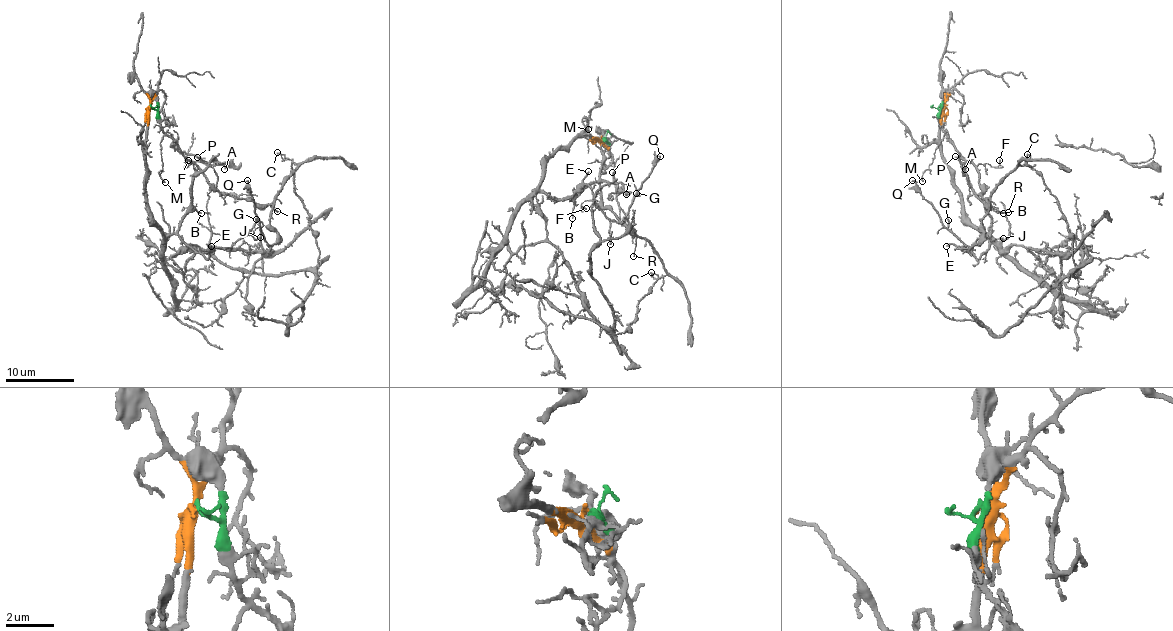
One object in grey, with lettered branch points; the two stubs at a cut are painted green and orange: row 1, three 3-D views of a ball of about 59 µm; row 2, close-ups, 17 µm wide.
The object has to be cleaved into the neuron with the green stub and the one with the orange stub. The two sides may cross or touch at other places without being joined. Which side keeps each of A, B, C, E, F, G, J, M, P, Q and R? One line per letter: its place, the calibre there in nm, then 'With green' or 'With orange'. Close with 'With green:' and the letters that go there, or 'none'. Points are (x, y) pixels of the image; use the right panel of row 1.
A: Place: (965, 169). Thickness 120 nm. With orange
B: Place: (1003, 213). Thickness 110 nm. With orange
C: Place: (1027, 154). Thickness 120 nm. With green
E: Place: (946, 246). Thickness 160 nm. With orange
F: Place: (999, 160). Thickness 150 nm. With green
G: Place: (948, 220). Thickness 110 nm. With green
J: Place: (1003, 238). Thickness 130 nm. With orange
M: Place: (922, 181). Thickness 110 nm. With green
P: Place: (955, 156). Thickness 110 nm. With orange
Q: Place: (912, 180). Thickness 170 nm. With green
R: Place: (1008, 212). Thickness 100 nm. With green
With green: C, F, G, M, Q, R

